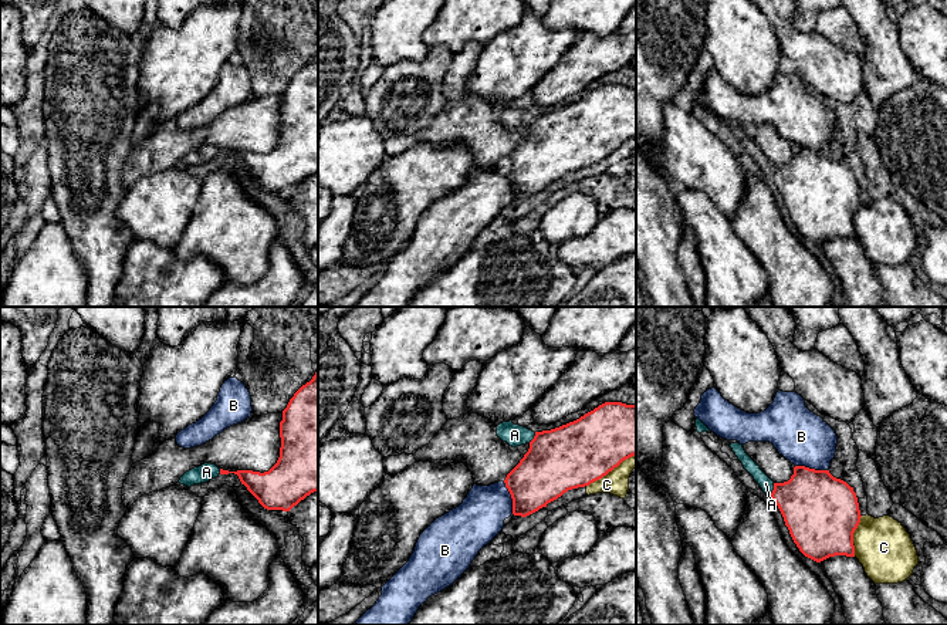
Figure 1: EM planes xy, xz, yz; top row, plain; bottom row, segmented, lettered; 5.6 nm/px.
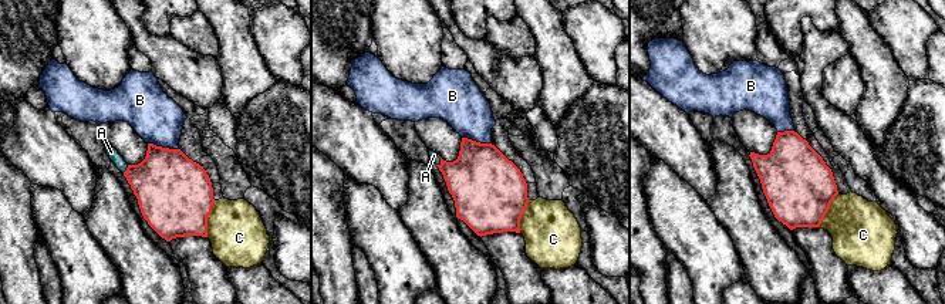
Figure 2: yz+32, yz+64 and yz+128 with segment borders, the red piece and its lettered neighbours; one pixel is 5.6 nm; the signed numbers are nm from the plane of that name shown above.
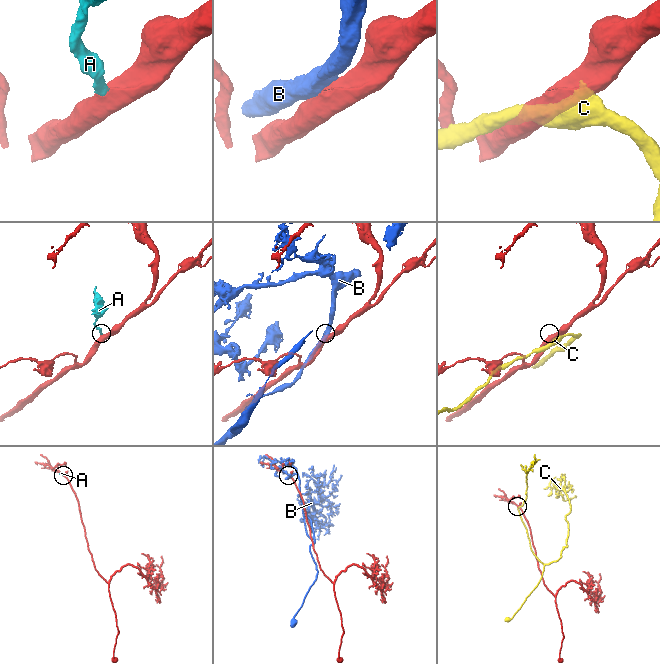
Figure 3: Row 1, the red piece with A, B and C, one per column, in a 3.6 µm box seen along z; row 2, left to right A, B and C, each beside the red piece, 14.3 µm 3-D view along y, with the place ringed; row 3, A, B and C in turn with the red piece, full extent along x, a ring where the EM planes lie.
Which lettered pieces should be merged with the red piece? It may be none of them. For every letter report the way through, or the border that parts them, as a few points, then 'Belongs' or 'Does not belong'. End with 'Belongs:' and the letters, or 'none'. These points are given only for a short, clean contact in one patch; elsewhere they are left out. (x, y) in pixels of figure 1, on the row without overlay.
A: Path across: yz (815, 186), (774, 171), (765, 165). Belongs
B: Does not belong
C: Does not belong
Belongs: A

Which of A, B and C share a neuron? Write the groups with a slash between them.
A / B / C

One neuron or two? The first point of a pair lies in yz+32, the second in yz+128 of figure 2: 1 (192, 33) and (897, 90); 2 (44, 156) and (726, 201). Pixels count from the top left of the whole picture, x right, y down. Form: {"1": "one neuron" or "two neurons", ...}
{"1": "two neurons", "2": "two neurons"}

